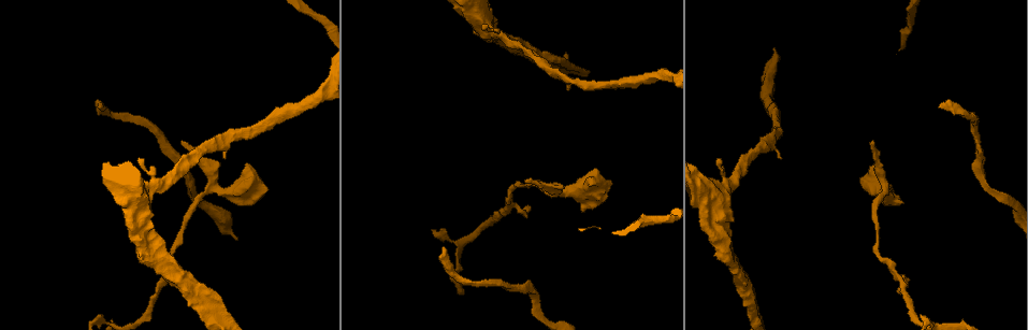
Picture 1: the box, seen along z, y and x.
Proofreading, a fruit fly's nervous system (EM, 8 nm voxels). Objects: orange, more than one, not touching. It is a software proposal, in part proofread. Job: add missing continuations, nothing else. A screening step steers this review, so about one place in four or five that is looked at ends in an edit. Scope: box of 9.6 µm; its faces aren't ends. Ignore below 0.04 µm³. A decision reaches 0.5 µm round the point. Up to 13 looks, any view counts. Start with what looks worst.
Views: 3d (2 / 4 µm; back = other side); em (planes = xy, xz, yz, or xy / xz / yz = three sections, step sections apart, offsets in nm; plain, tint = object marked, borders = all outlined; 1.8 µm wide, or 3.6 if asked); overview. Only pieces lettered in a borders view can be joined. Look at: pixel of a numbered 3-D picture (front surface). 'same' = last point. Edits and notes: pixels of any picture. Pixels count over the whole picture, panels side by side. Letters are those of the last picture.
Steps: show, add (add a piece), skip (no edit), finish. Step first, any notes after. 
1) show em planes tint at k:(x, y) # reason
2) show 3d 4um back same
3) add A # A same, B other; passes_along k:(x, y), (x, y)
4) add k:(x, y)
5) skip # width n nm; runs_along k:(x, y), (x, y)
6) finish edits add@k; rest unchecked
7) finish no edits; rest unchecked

show em planes borders at 1:(939, 105) # free end

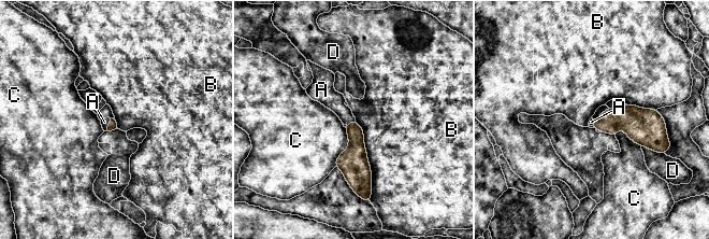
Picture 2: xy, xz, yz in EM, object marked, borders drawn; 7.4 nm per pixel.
add A # A same, B other, C other, D other; passes_along 2:(113, 125), (109, 125), (104, 122); it goes on there

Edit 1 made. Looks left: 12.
show 3d 4um at 1:(182, 142) # thin end

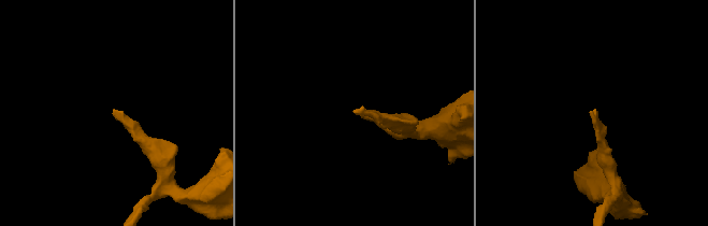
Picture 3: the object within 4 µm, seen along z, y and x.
show em yz step 4 borders at 3:(596, 113)

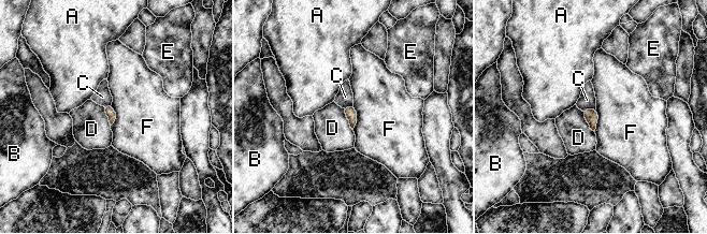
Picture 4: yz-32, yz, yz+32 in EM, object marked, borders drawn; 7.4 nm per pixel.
skip # longest_contact D 200 nm; A other, B other, C other, D other, E other, F other; border 4:(354, 105), (357, 122), (352, 129); no lettered piece goes on from it

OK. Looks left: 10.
show 3d 2um at 1:(528, 208) # tapers out

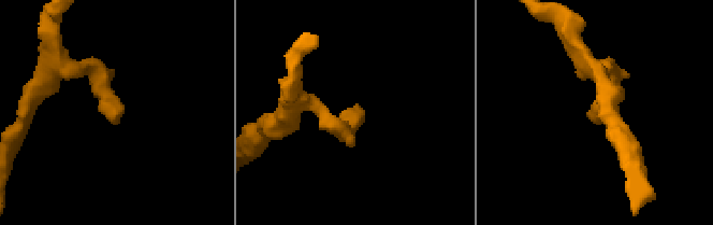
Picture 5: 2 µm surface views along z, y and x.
show em xy step 16 tint at 5:(353, 107)

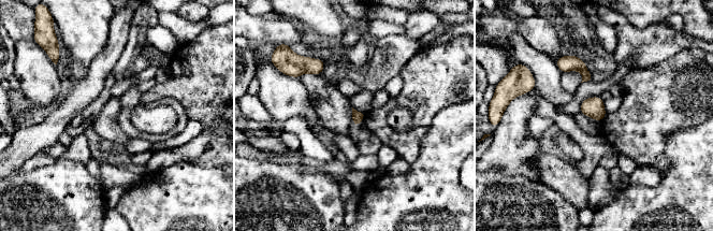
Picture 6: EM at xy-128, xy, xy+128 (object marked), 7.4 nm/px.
show em xy step 16 borders same

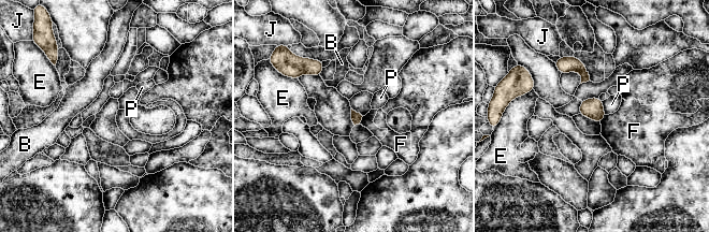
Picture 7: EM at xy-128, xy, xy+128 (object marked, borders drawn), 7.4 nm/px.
skip # B other, E other, F other, J other, P other; border 7:(606, 115), (601, 124); none of them fits

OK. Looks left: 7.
show em planes plain at 1:(567, 87) # free end

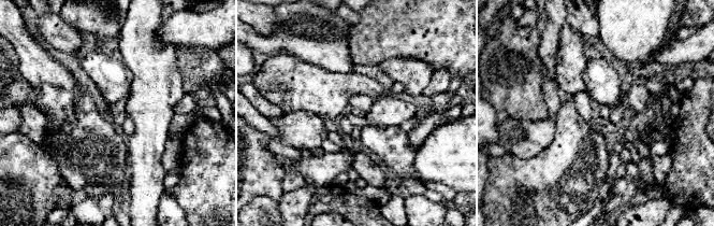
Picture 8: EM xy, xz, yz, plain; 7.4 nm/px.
show em planes borders same # see the neighbours

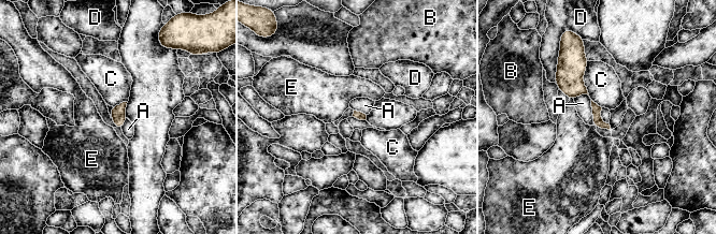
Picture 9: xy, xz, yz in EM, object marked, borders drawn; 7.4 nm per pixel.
skip # A other, B other, C other, D other, E other; border 9:(590, 100), (593, 125); no lettered piece goes on from it

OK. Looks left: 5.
show em yz step 16 borders at 1:(132, 231) # stops while still wide

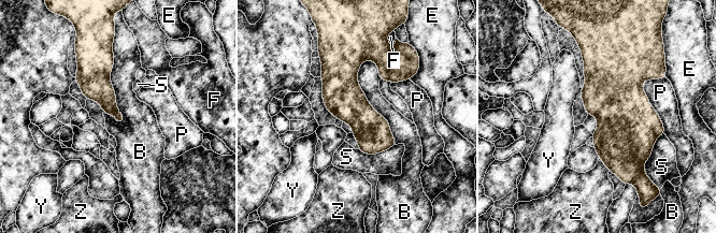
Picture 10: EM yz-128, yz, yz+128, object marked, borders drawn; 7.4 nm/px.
show em planes borders same

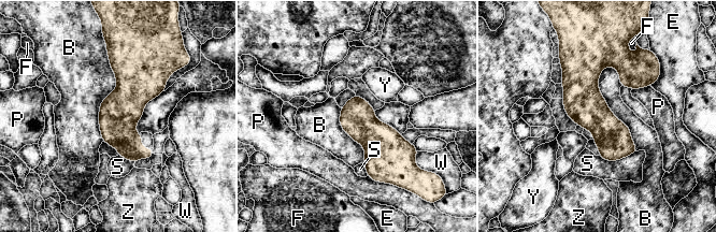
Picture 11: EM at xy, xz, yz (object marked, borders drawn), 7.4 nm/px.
skip # B other, E other, F other, P other, S other, W other, Y other, Z other; runs_along 11:(592, 56), (590, 111), (615, 158); none of them fits

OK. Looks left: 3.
finish edits add@2; rest unchecked

